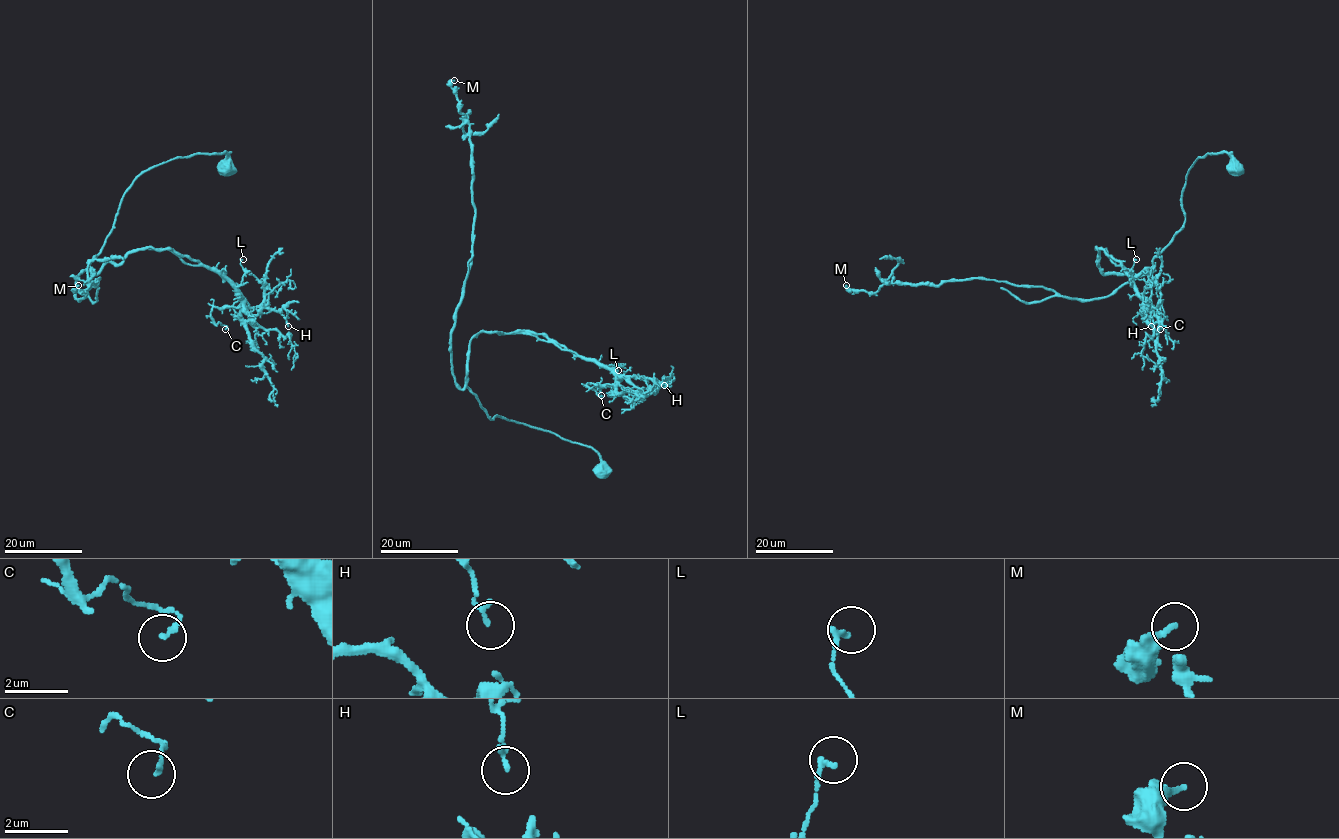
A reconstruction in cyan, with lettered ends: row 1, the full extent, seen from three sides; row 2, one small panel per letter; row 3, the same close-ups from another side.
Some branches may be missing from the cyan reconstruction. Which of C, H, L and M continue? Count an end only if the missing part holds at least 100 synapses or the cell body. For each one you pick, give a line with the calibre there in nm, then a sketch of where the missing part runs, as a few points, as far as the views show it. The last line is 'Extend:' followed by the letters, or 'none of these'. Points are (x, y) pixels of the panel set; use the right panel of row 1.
Extend: none of these

